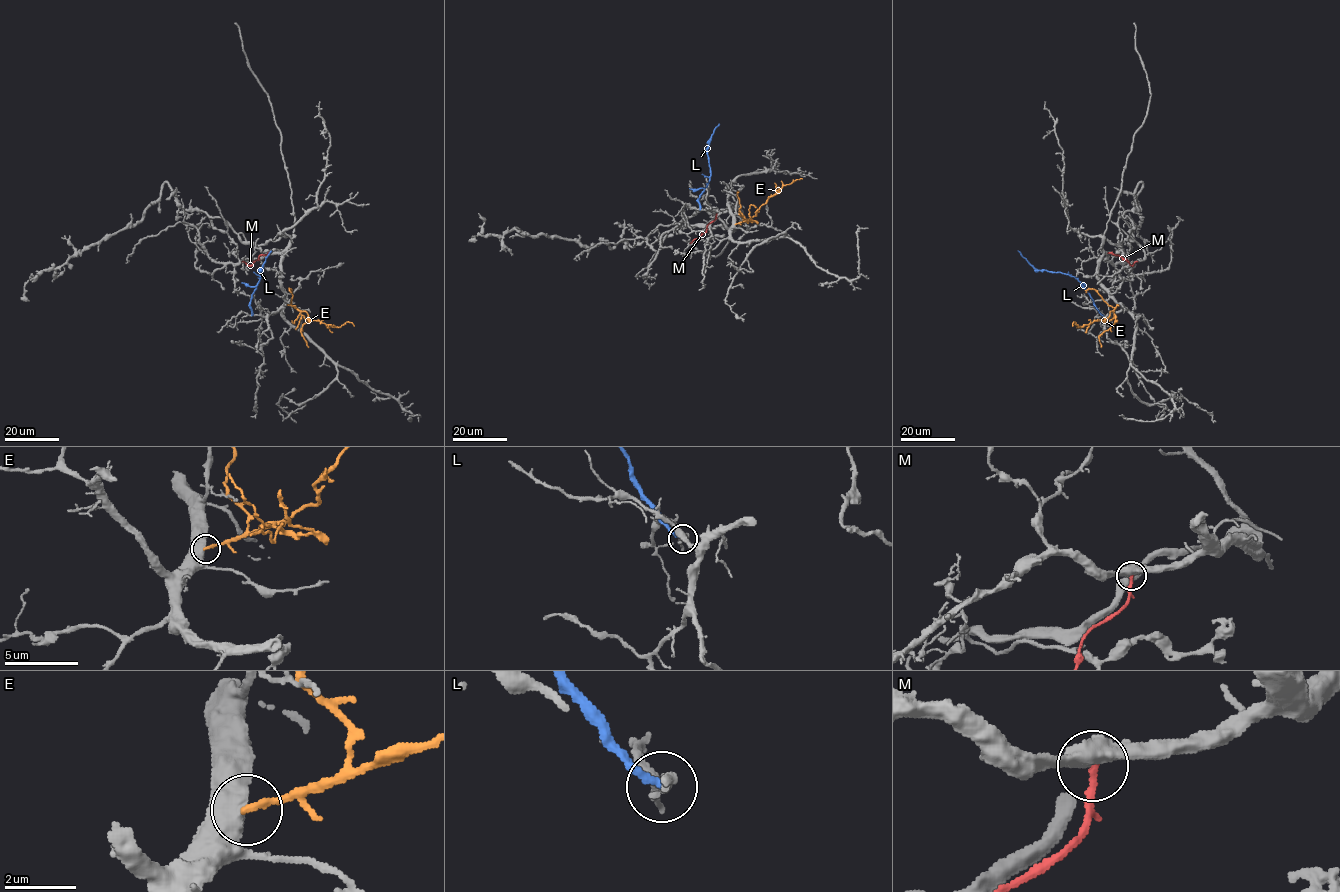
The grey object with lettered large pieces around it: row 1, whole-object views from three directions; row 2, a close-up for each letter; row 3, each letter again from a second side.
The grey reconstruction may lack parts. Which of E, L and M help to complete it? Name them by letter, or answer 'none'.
M

